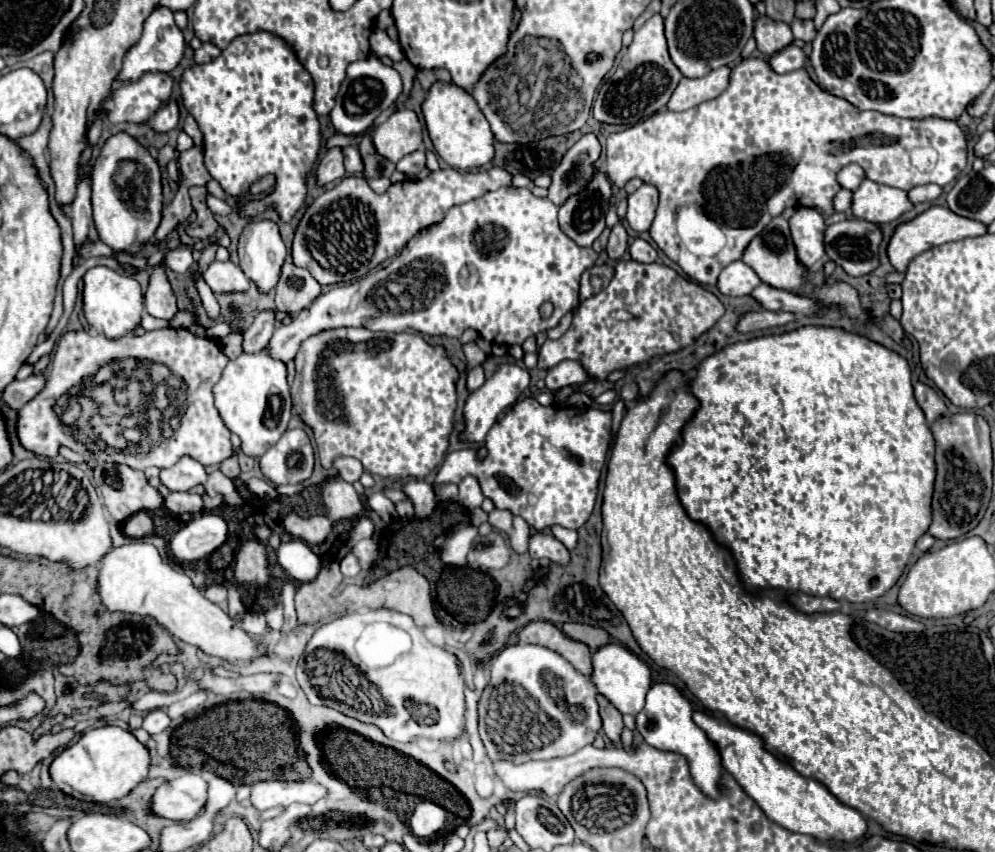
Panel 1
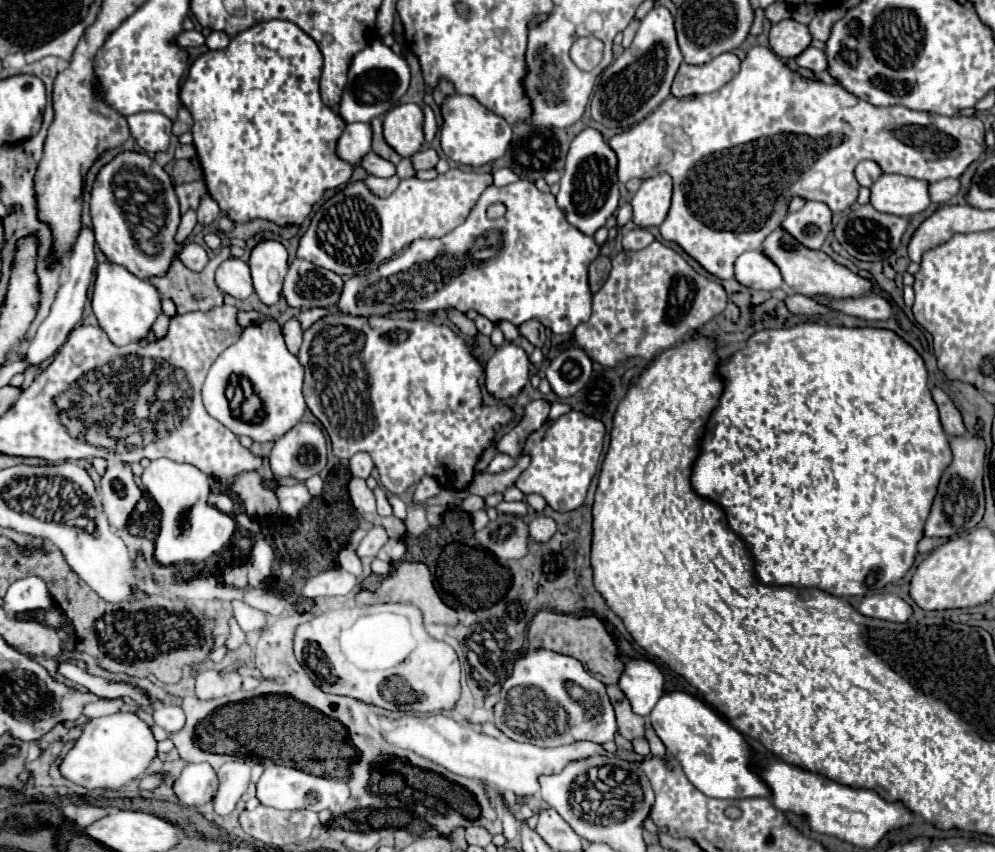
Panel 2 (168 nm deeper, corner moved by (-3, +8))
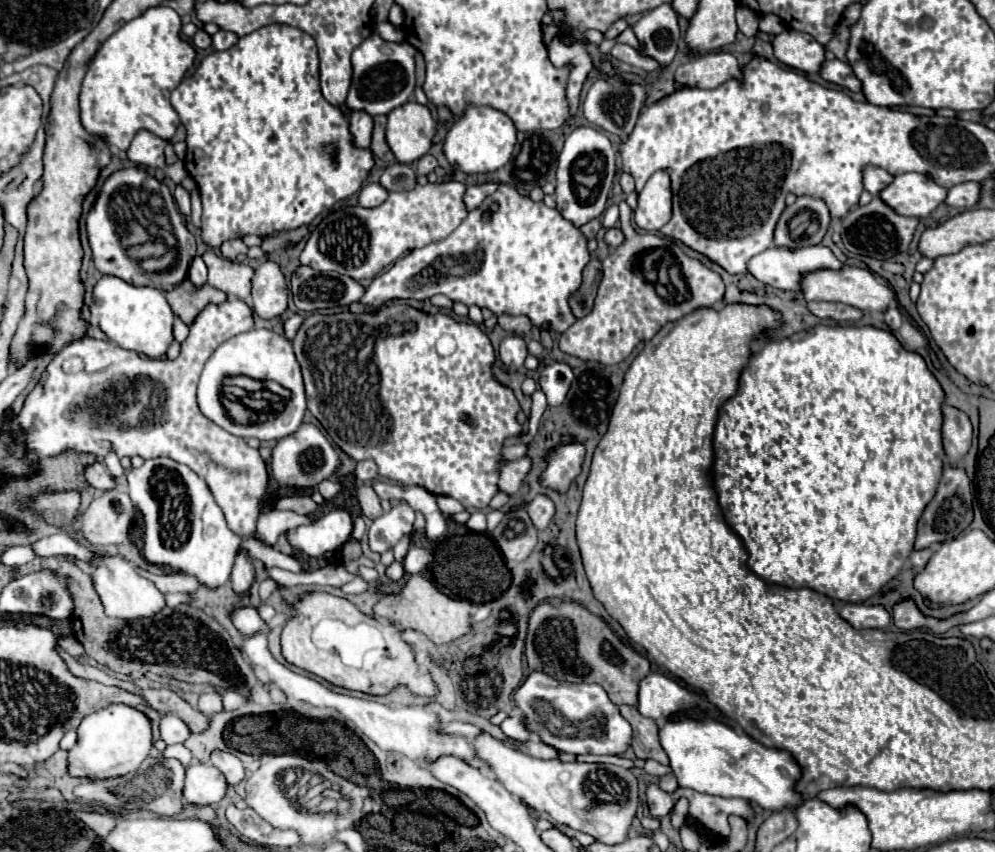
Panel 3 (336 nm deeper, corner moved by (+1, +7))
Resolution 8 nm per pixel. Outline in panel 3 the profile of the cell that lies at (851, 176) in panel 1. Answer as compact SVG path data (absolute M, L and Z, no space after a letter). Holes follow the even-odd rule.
M867 165L863 169L863 185L871 195L877 195L889 183L891 183L891 175L885 169L879 169L875 165Z

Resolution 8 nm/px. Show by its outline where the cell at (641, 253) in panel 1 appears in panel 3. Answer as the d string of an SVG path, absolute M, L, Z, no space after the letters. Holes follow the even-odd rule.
M617 227L607 229L607 233L605 233L605 243L607 243L607 245L619 247L619 245L623 245L623 241L625 241L625 235L623 235L621 229L617 229Z

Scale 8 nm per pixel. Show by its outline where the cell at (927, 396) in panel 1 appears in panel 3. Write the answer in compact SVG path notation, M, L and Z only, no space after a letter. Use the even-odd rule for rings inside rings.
M943 405L943 447L951 465L959 465L971 447L969 417L951 405Z

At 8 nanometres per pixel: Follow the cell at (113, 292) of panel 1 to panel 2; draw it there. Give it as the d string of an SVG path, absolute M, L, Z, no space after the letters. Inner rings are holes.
M103 262L99 264L97 276L95 276L93 312L99 320L99 326L107 332L113 344L123 346L123 344L139 342L147 338L151 326L161 314L161 294L151 282L139 280L127 268L113 262Z

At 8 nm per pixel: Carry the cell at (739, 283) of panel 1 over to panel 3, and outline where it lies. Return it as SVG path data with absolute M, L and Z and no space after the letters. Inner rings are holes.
M813 245L813 247L801 247L795 251L789 251L785 247L769 247L763 253L755 255L747 263L747 271L761 281L763 285L775 287L775 289L787 289L787 291L799 291L799 279L815 269L839 269L841 263L837 257L831 253L831 249L823 245Z

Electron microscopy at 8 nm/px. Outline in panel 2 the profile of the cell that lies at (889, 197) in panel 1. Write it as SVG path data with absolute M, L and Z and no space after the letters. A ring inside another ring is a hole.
M883 174L871 188L871 206L885 214L913 216L931 204L929 182L899 174Z

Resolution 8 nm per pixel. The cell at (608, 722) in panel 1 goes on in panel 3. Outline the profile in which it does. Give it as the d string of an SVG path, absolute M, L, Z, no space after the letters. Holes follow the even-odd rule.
M619 705L621 717L629 721L631 729L633 729L633 739L631 739L631 747L635 751L635 755L639 759L655 759L663 765L669 763L661 743L659 743L659 735L657 735L657 723L643 717L633 705Z

